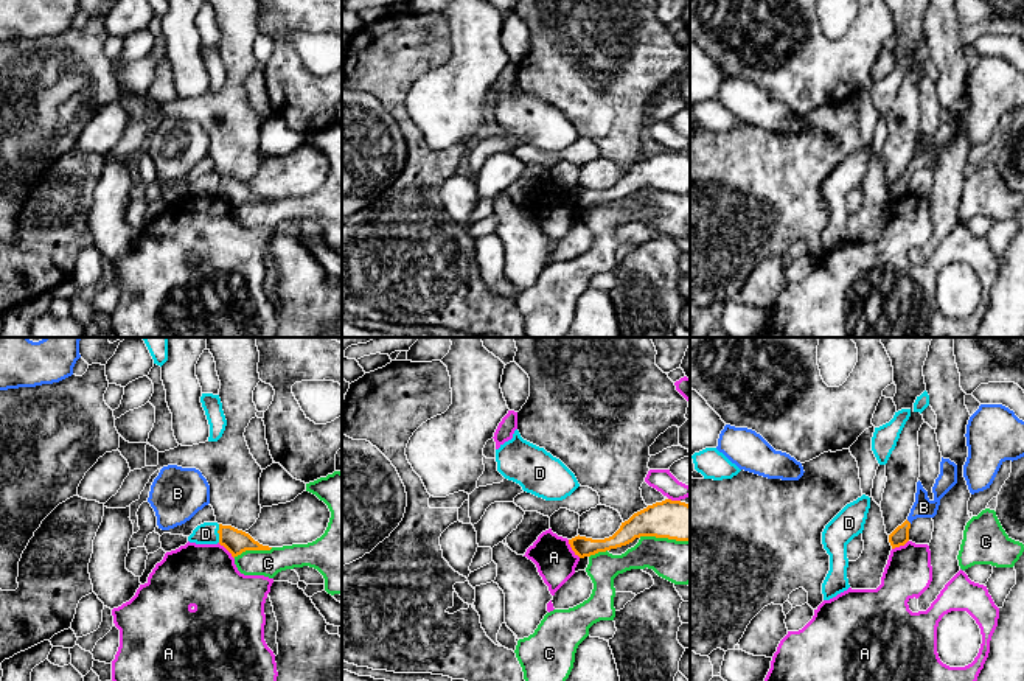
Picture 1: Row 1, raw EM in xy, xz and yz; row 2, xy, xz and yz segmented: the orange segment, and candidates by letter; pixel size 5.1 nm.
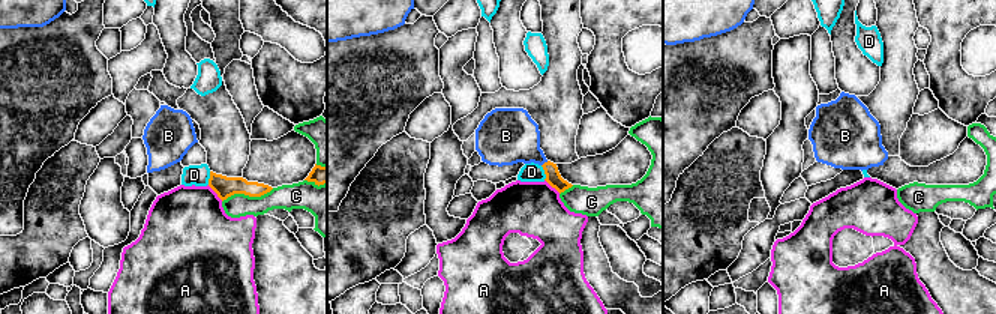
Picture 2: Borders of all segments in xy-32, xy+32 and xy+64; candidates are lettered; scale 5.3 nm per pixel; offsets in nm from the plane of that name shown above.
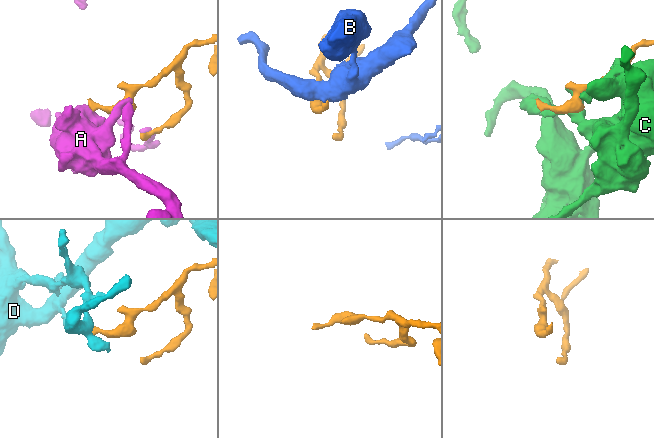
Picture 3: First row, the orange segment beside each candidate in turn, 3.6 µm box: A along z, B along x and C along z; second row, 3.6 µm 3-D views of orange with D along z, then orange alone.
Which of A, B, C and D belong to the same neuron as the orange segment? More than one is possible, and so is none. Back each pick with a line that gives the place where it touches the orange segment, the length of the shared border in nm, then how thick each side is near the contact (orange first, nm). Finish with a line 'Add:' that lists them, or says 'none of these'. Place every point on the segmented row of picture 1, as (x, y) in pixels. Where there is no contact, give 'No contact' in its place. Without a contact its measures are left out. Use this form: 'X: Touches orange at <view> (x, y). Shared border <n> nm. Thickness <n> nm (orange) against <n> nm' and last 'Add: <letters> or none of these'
B: Touches orange at yz (908, 521). Shared border 40 nm. Thickness 90 nm (orange) against 100 nm
Add: B

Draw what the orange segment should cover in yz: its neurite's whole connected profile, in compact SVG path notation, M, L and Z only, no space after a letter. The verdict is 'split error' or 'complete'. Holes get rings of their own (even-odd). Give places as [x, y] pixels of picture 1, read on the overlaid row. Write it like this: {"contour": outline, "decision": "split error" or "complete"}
{"contour": "M949 459L940 462L940 474L932 487L934 499L928 498L928 491L921 482L917 482L915 502L907 519L898 526L890 535L889 543L892 549L904 546L909 541L909 529L917 518L934 518L937 515L940 499L957 484L957 465Z", "decision": "split error"}

